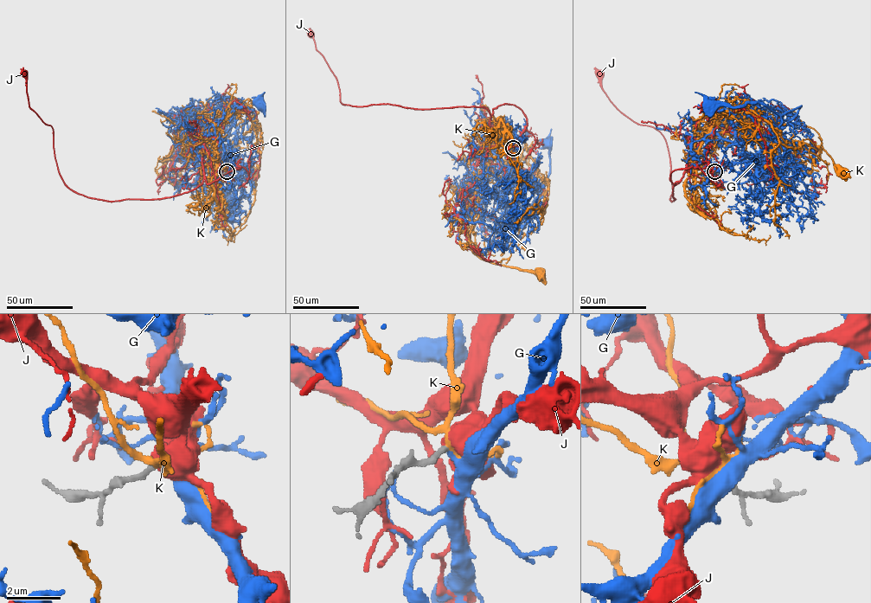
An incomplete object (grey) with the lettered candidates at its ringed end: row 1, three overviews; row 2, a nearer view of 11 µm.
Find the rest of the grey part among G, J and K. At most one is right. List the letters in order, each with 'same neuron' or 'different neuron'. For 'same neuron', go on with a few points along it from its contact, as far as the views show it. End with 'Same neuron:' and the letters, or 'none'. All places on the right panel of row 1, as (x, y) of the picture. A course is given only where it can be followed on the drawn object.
G: same neuron | via (714, 172), (724, 163), (752, 159), (801, 106), (780, 114), (758, 102), (736, 106), (710, 105)
J: different neuron
K: different neuron
Same neuron: G

